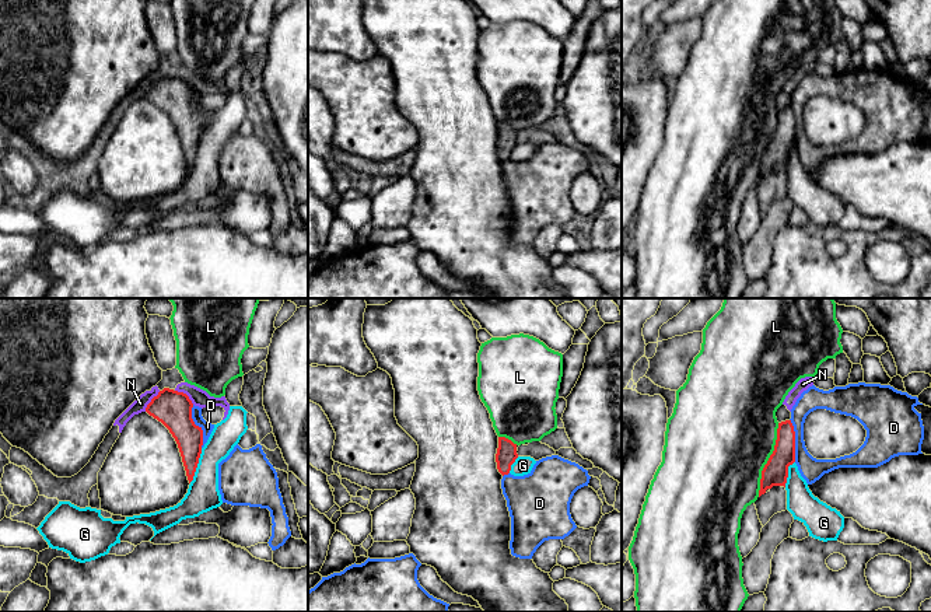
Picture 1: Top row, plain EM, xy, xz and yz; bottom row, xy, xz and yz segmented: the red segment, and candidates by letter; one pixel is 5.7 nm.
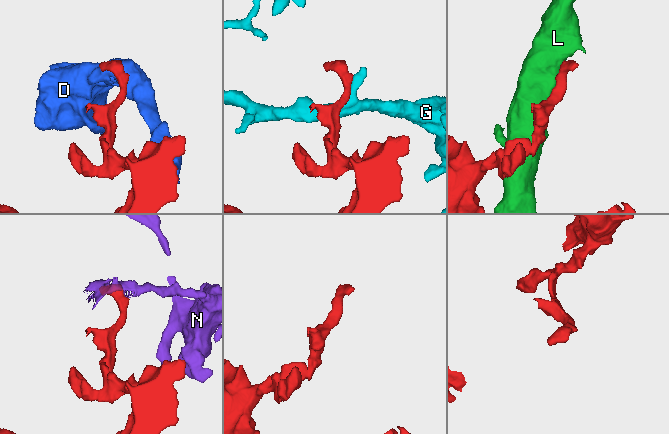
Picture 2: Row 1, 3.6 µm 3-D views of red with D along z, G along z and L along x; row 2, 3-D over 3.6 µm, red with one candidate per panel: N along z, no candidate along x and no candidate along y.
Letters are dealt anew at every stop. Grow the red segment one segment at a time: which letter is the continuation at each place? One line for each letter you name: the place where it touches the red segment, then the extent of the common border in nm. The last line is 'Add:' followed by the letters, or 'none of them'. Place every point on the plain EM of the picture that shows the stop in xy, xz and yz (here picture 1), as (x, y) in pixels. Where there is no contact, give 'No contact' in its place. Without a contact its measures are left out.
Add: none of them

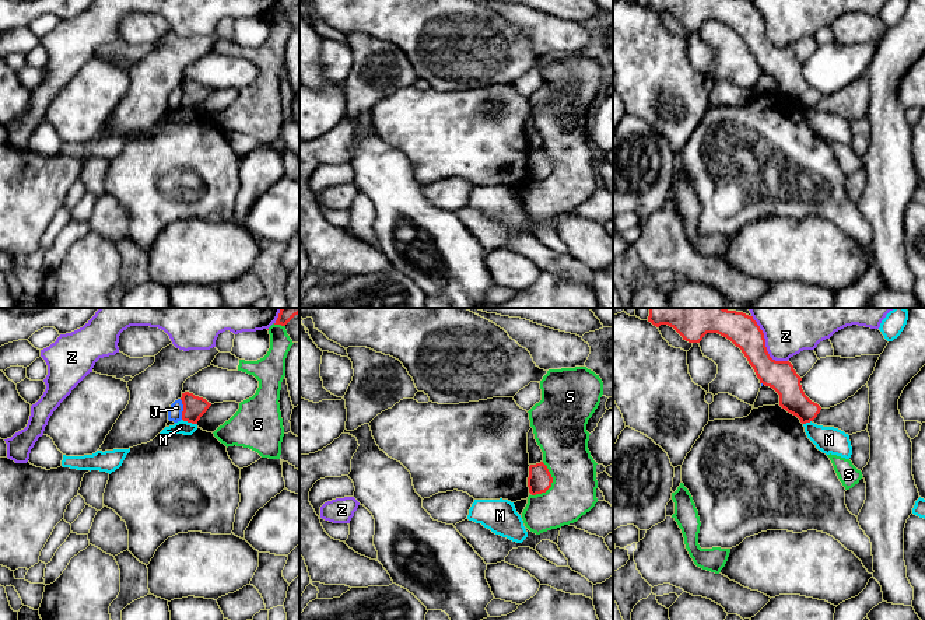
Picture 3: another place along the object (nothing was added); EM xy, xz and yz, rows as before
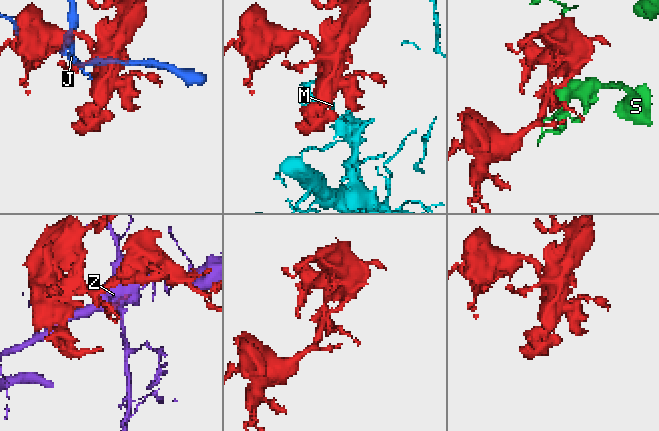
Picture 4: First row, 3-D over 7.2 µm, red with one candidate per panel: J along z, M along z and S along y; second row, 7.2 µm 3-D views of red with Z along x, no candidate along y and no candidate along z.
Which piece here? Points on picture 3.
Add: none of them

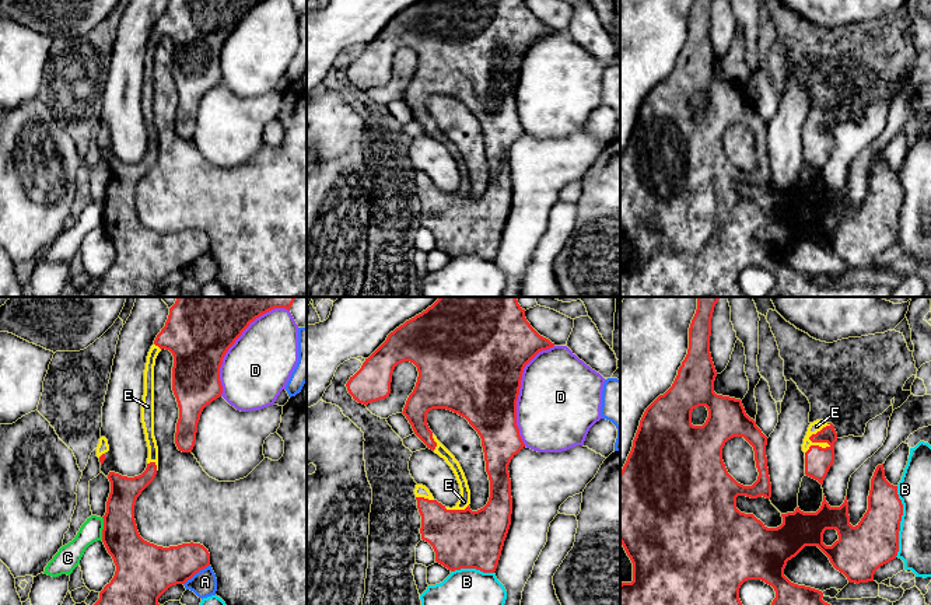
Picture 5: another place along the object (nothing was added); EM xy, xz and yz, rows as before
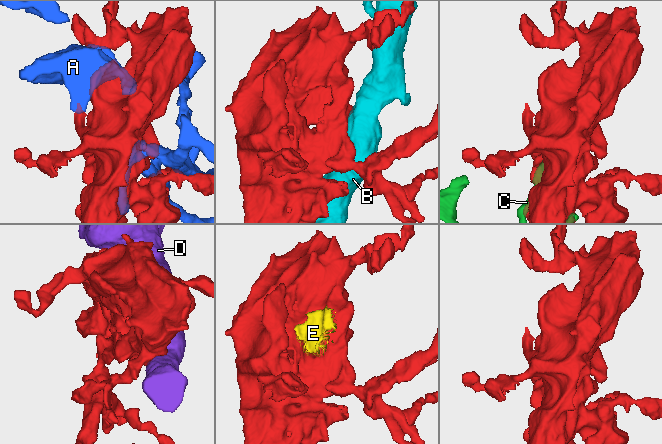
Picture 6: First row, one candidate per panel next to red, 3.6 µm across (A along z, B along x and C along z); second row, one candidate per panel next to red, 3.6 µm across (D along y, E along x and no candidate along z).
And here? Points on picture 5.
E: Touches red at yz (811, 122). Shared border 220 nm
Add: E

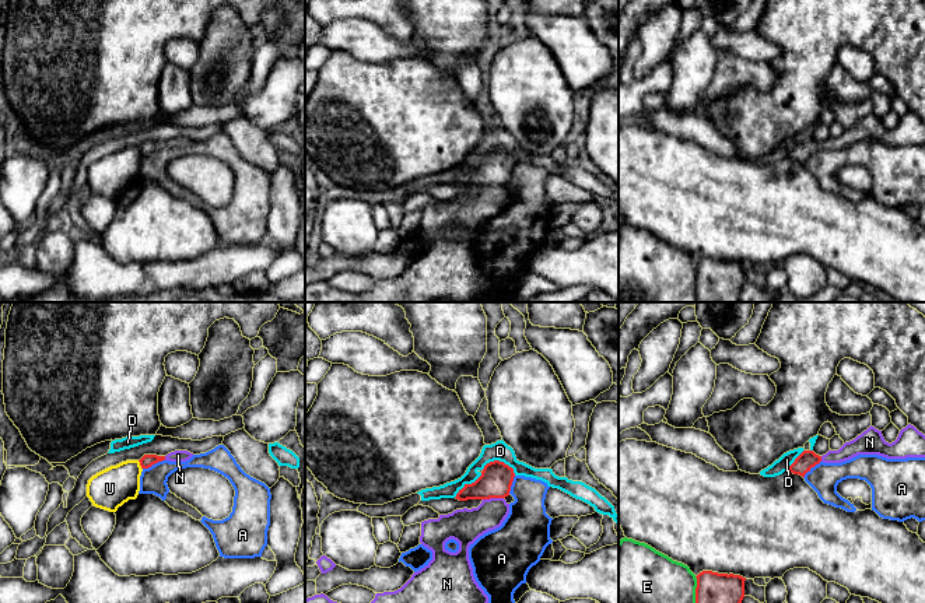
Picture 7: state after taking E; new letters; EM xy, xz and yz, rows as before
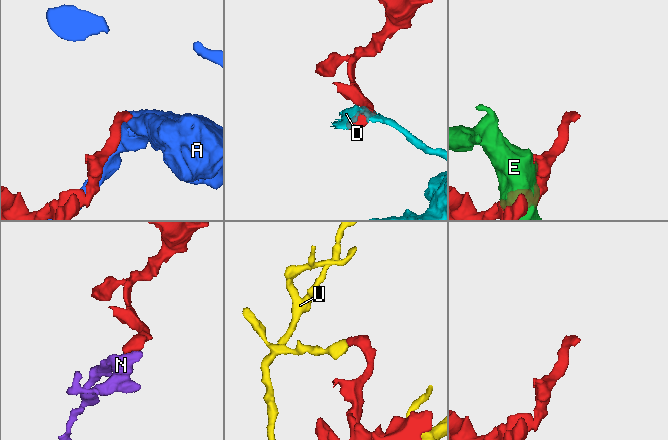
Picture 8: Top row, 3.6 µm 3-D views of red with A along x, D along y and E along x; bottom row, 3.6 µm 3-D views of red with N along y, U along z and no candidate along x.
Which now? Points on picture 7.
N: Touches red at xz (493, 183). Shared border 120 nm
Add: N

